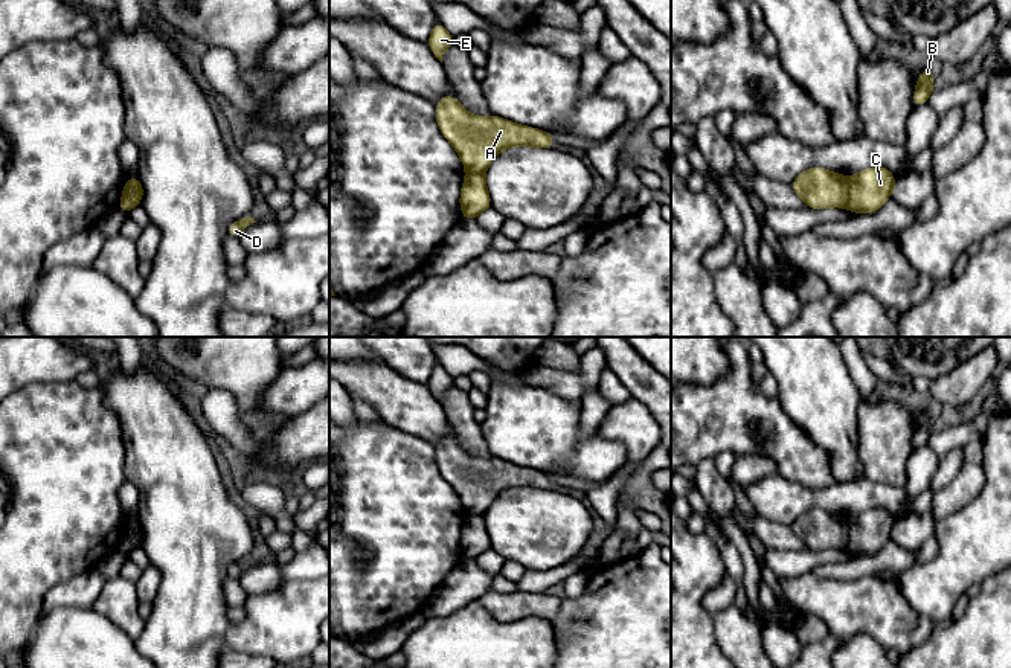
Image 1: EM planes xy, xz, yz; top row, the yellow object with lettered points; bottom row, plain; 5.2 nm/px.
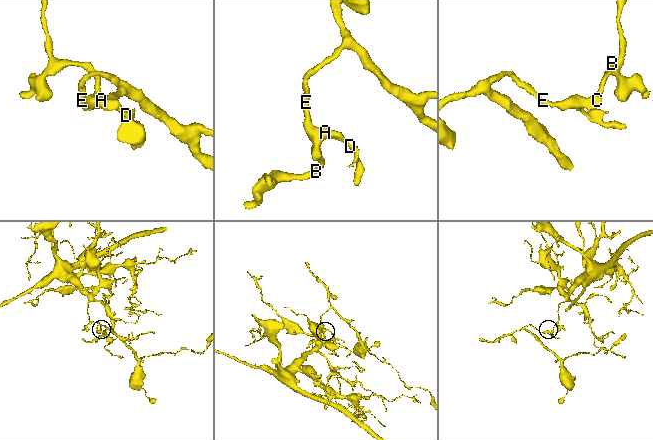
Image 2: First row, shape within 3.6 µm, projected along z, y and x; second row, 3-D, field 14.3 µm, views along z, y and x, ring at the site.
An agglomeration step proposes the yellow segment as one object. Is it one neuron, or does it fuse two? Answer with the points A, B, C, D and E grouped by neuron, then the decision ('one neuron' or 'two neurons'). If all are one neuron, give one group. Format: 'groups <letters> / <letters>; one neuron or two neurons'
groups A D E / B C; two neurons

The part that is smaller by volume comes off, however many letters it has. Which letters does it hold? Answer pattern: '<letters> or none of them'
A, D, E

